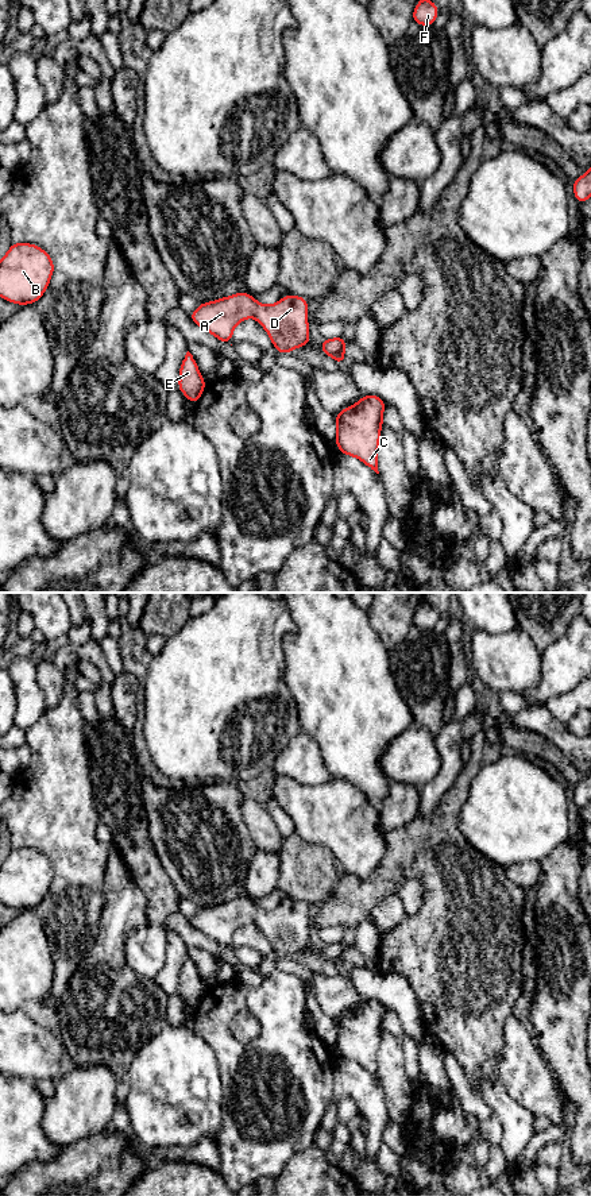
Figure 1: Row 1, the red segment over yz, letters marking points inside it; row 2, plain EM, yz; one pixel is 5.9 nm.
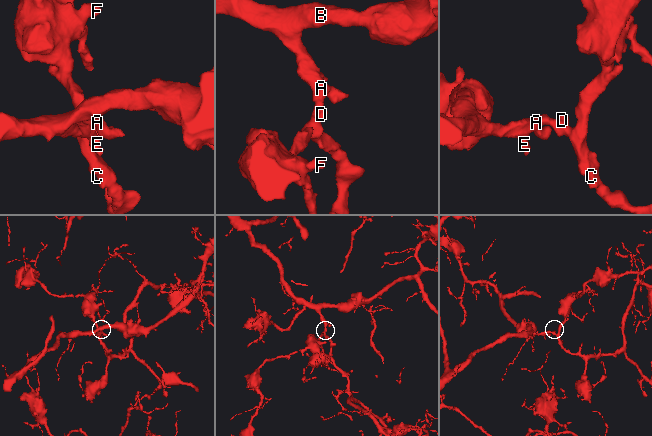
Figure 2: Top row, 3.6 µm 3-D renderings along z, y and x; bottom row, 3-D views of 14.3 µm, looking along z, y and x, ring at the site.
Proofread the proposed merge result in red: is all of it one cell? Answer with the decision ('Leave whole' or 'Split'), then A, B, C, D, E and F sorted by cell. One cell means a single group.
Leave whole. Groups: A B C D E F

